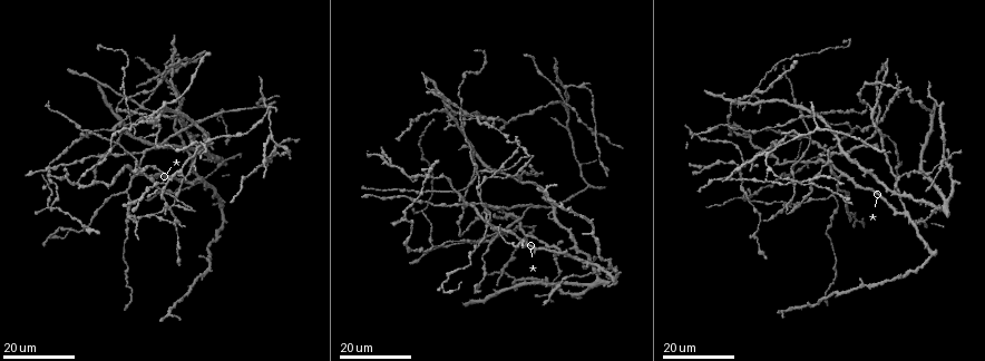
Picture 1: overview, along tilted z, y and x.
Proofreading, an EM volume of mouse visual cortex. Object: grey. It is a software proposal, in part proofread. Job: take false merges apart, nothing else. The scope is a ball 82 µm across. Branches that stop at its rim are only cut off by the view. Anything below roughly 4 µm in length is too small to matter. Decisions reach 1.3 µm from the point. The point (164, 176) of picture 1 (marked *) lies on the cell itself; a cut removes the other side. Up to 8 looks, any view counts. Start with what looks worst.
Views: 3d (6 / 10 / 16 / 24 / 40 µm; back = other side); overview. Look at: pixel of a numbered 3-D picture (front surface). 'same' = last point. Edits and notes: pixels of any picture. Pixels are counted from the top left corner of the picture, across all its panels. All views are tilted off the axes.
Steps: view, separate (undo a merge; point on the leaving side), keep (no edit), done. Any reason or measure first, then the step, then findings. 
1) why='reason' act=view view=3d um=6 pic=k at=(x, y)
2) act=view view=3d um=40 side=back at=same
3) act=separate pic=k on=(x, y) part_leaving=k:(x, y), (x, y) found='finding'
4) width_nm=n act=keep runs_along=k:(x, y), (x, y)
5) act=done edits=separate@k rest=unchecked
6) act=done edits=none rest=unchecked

why='looks like a crossing' act=view view=3d um=16 pic=1 at=(405, 217)

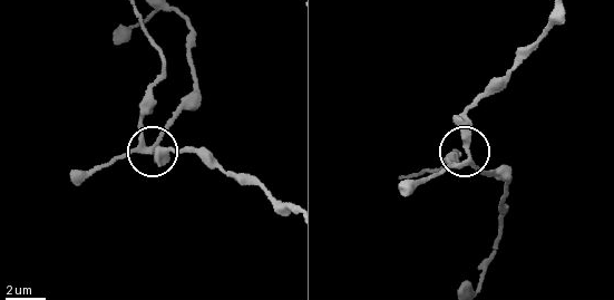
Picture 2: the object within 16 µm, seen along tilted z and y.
act=view view=3d um=6 pic=2 at=(468, 158)

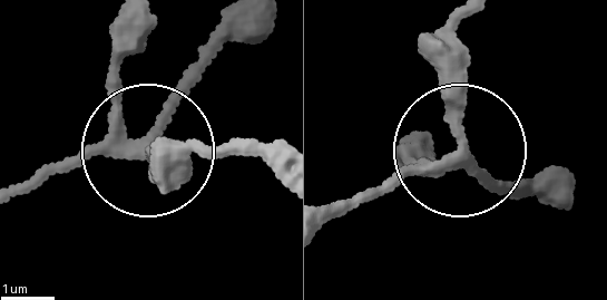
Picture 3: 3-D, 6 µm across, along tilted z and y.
width_nm=250 act=keep found='continuous, no second cell'

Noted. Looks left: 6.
act=view view=3d um=16 pic=1 at=(161, 189)

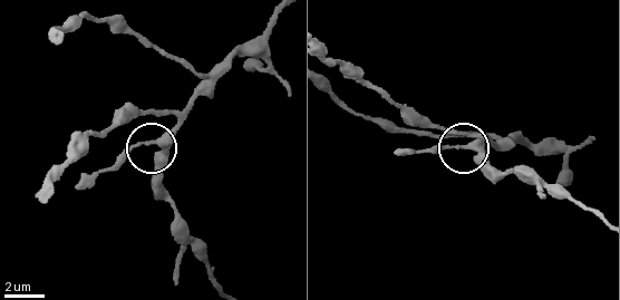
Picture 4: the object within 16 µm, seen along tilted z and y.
act=view view=3d um=6 pic=4 at=(473, 147)

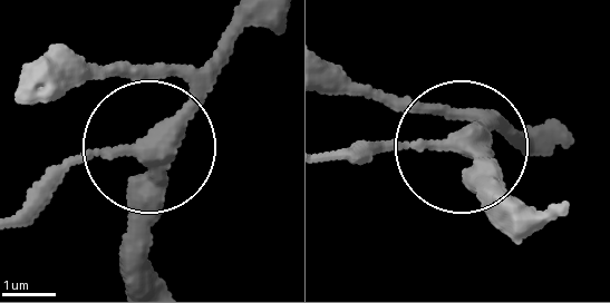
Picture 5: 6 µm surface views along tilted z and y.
width_nm=310 act=keep runs_along=5:(238, 23), (155, 144), (79, 155), (34, 181) found='all the same cell'

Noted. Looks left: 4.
why='three arms meet' act=view view=3d um=16 pic=1 at=(849, 129)

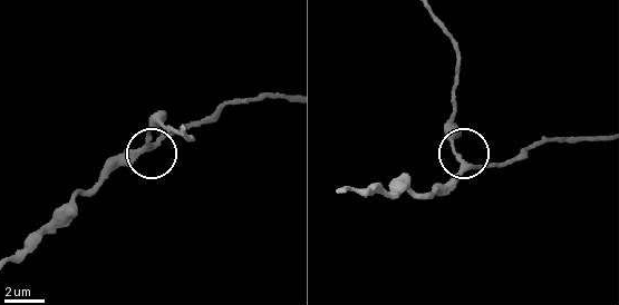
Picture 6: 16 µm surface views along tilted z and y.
act=view view=3d um=10 pic=6 at=(465, 169)

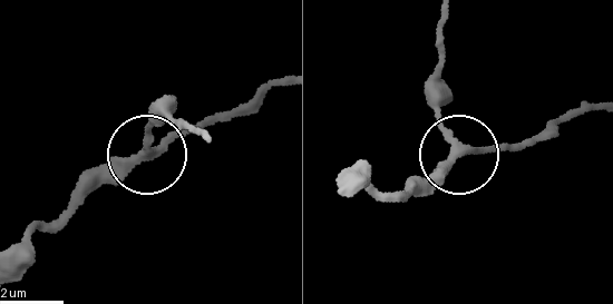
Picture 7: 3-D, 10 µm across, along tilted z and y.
act=keep runs_along=7:(281, 79), (148, 150), (162, 113) found='continuous, no second cell'

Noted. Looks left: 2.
why='four-way junction' act=view view=3d um=24 pic=1 at=(128, 216)

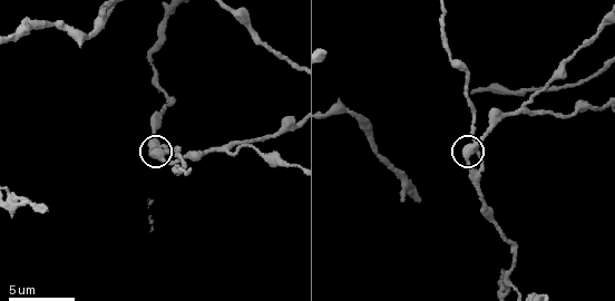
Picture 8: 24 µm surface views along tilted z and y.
act=view view=3d um=10 pic=8 at=(159, 156)

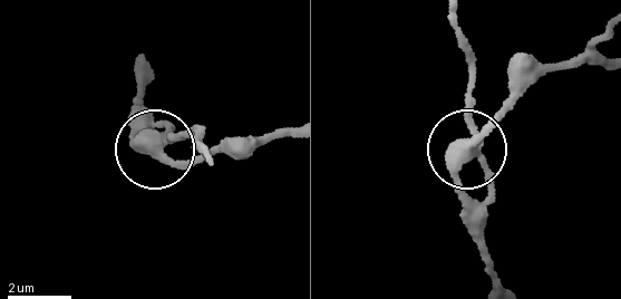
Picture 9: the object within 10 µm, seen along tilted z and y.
arms=4 act=keep runs_along=9:(502, 287), (484, 239), (492, 183), (466, 148), (467, 73) found='continuous, no second cell'

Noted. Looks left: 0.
act=done edits=none rest=unchecked

